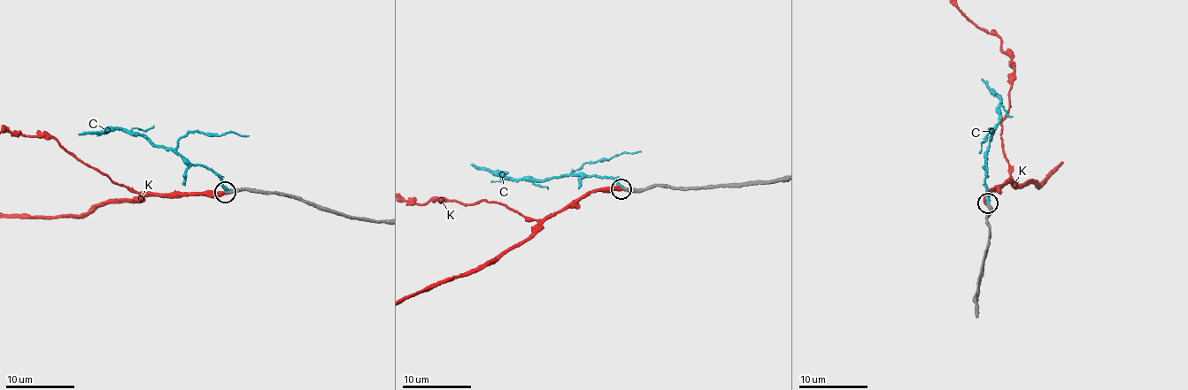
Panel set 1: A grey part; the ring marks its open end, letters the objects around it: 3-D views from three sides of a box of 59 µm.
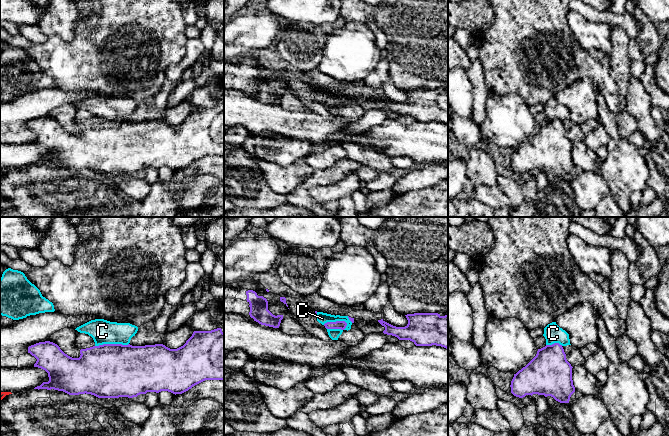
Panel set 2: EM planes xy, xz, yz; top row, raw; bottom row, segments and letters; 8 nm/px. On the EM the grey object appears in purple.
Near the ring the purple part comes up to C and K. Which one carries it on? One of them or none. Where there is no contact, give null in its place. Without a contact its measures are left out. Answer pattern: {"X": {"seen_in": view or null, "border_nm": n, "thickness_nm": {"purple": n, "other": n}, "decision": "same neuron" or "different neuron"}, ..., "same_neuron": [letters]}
{"C": {"seen_in": "xz", "border_nm": 200, "thickness_nm": {"purple": 70, "other": 90}, "decision": "different neuron"}, "K": {"seen_in": null, "decision": "same neuron"}, "same_neuron": ["K"]}

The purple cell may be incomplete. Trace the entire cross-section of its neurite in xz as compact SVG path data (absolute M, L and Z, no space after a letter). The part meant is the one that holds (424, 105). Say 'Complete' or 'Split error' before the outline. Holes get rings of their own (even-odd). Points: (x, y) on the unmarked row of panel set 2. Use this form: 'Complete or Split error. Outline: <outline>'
Complete. Outline: M414 89L405 92L408 96L405 103L396 103L383 95L378 96L385 103L383 109L399 116L410 116L416 122L436 121L448 125L448 90Z

